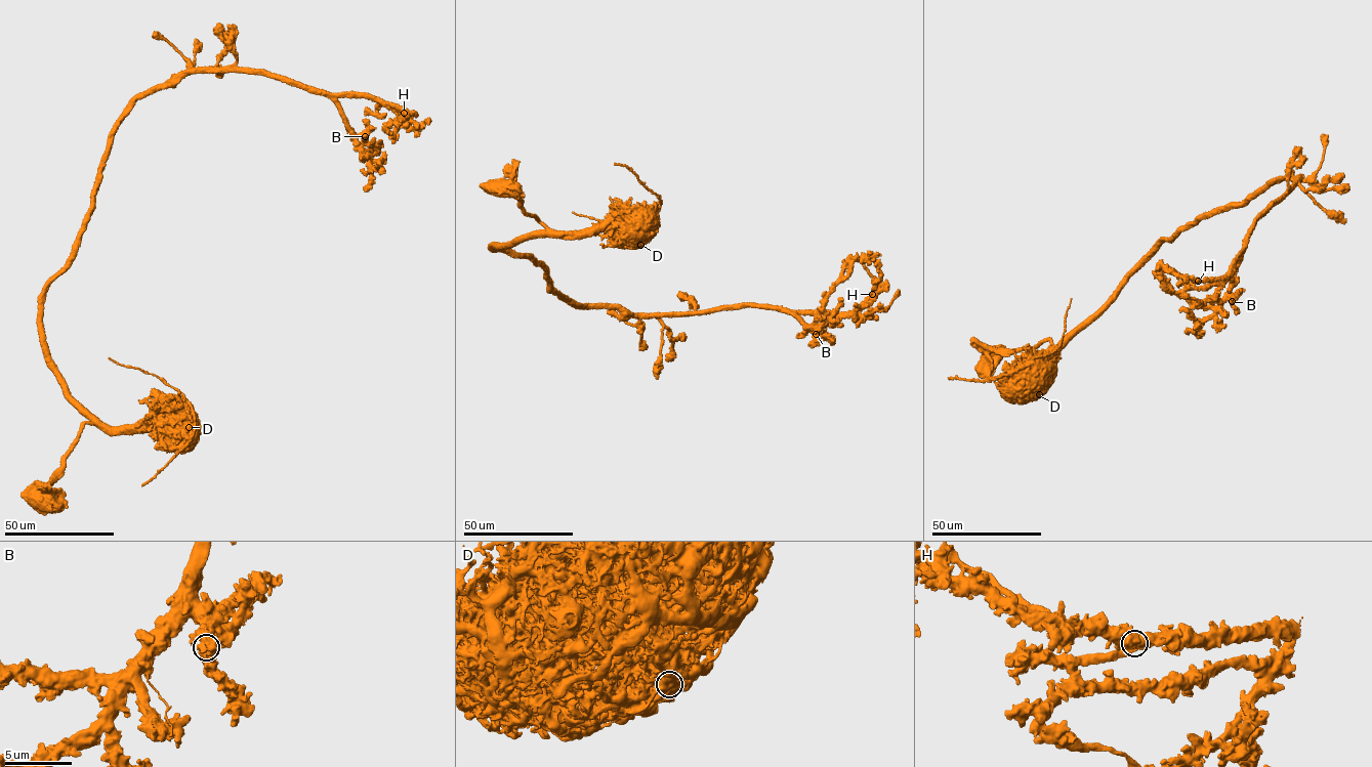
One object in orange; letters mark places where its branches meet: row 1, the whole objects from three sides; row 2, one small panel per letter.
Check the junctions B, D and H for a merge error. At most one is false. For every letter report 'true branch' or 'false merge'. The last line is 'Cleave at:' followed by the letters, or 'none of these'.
B: true branch
D: false merge
H: true branch
Cleave at: D

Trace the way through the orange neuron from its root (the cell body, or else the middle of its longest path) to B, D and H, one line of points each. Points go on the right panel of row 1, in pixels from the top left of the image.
B: (991, 359), (972, 341), (1007, 351), (1056, 346), (1159, 243), (1290, 173), (1296, 182), (1250, 233), (1232, 301)
D: (991, 359), (991, 365), (988, 354), (972, 341), (1010, 351), (1049, 340), (1052, 348), (1039, 372), (1039, 394)
H: (991, 359), (972, 341), (1056, 346), (1162, 241), (1298, 179), (1225, 277), (1198, 281)

